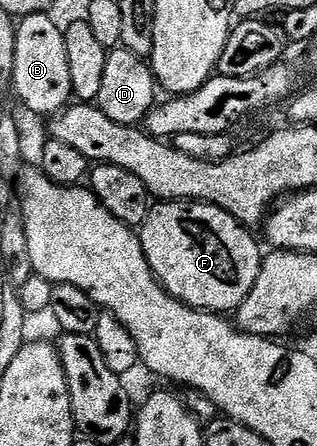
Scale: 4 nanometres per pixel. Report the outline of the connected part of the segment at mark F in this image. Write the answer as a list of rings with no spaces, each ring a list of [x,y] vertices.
[[[160,202],[138,227],[142,252],[170,297],[209,312],[235,312],[246,300],[262,261],[262,249],[249,227],[208,202]]]

